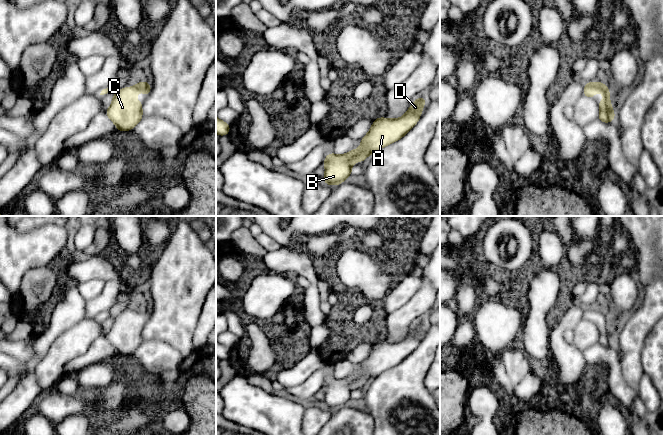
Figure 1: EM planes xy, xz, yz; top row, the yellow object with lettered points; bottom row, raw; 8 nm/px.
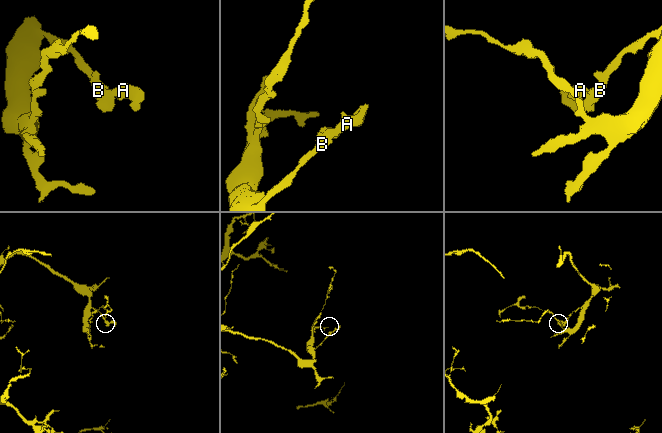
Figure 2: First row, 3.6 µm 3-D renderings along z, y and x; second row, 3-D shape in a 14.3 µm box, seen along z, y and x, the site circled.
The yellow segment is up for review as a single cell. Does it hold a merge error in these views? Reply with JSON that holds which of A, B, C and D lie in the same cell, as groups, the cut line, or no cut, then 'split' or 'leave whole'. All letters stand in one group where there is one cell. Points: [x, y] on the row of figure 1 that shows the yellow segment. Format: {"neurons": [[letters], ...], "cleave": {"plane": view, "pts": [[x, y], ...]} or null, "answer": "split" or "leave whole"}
{"neurons": [["A", "B", "C", "D"]], "cleave": null, "answer": "leave whole"}

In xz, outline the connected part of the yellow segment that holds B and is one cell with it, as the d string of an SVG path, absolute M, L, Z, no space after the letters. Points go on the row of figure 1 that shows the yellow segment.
M426 97L417 98L407 112L398 119L378 117L373 120L369 132L360 141L359 149L356 150L354 147L342 155L329 153L323 161L325 165L323 182L333 186L345 182L353 173L351 168L353 163L363 162L369 155L401 139L417 124L425 102Z

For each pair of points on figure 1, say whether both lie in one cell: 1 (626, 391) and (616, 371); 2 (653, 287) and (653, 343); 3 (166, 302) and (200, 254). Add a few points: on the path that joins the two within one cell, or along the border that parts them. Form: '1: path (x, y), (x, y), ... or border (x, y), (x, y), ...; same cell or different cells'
1: path (621, 386), (616, 381), (616, 376); same cell
2: border (653, 325), (642, 347); different cells
3: path (178, 290), (180, 279), (188, 266); same cell

